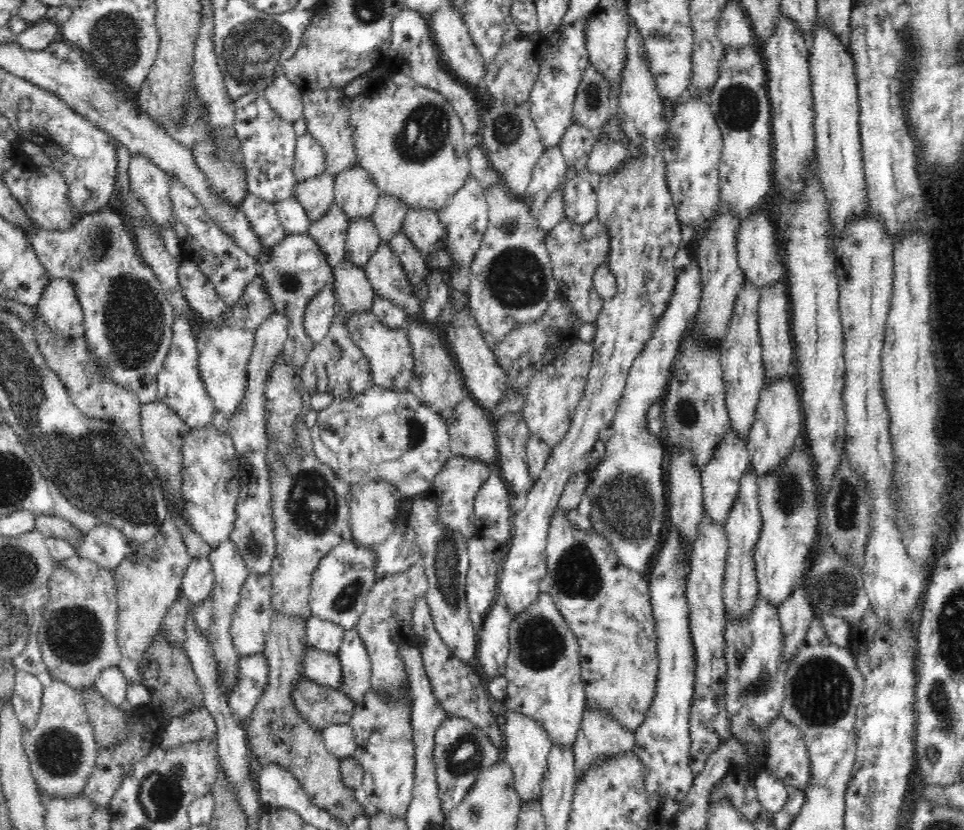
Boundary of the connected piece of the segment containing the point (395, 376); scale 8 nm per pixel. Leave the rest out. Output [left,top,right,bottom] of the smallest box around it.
[345,310,415,391]

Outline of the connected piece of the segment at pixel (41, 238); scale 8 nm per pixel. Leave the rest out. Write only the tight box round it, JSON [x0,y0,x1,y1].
[27,210,175,404]

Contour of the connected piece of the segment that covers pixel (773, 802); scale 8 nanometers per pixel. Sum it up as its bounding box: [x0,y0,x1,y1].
[755,770,789,814]

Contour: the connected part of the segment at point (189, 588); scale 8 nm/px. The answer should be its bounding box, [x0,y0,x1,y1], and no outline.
[181,558,215,605]

